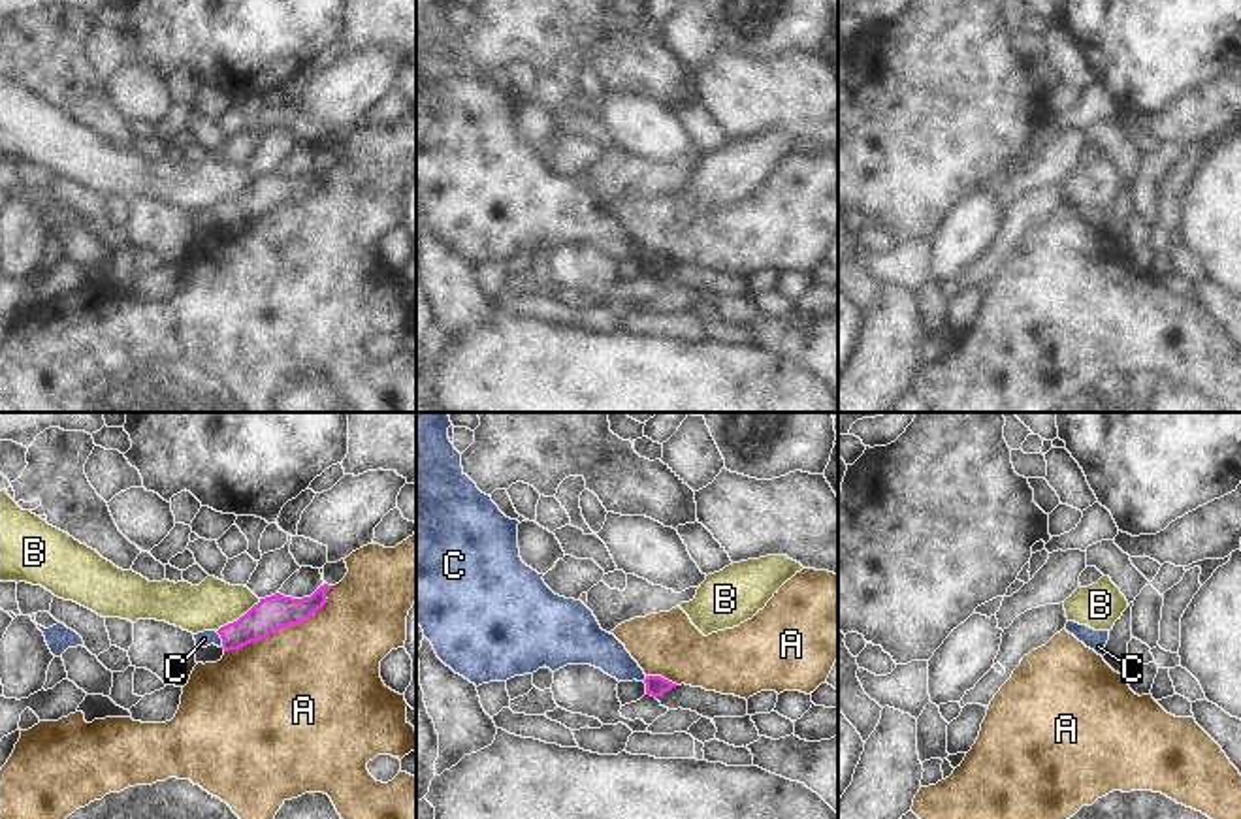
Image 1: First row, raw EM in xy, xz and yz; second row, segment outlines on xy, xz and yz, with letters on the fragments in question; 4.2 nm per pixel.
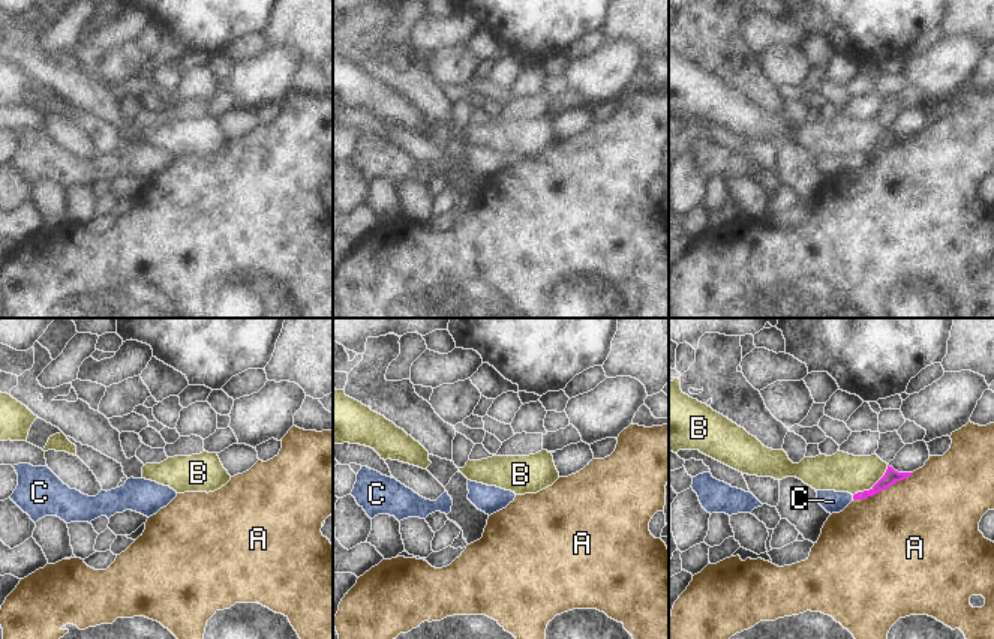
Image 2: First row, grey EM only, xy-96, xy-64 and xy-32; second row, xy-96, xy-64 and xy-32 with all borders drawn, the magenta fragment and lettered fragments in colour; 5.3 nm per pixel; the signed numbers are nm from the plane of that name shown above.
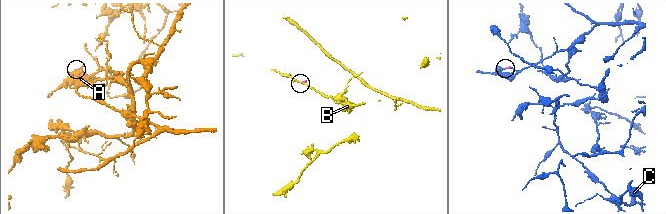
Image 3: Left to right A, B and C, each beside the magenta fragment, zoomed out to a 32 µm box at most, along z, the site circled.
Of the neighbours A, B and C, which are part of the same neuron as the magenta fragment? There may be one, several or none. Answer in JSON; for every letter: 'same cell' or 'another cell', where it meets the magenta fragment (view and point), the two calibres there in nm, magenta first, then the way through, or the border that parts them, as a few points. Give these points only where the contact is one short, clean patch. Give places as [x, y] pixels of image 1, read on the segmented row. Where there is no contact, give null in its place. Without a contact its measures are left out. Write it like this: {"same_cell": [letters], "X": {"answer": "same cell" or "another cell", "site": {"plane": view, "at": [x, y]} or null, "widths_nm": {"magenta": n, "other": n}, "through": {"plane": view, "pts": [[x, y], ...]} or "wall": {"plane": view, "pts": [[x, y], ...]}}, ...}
{"same_cell": ["C"], "A": {"answer": "another cell", "site": {"plane": "xy", "at": [283, 626]}, "widths_nm": {"magenta": 150, "other": 480}}, "B": {"answer": "another cell", "site": {"plane": "xy", "at": [240, 618]}, "widths_nm": {"magenta": 150, "other": 200}, "wall": {"plane": "xy", "pts": [[260, 599], [217, 631]]}}, "C": {"answer": "same cell", "site": {"plane": "xy", "at": [221, 637]}, "widths_nm": {"magenta": 150, "other": 70}, "through": {"plane": "xy", "pts": [[273, 612], [232, 637], [221, 637], [204, 639]]}}}

